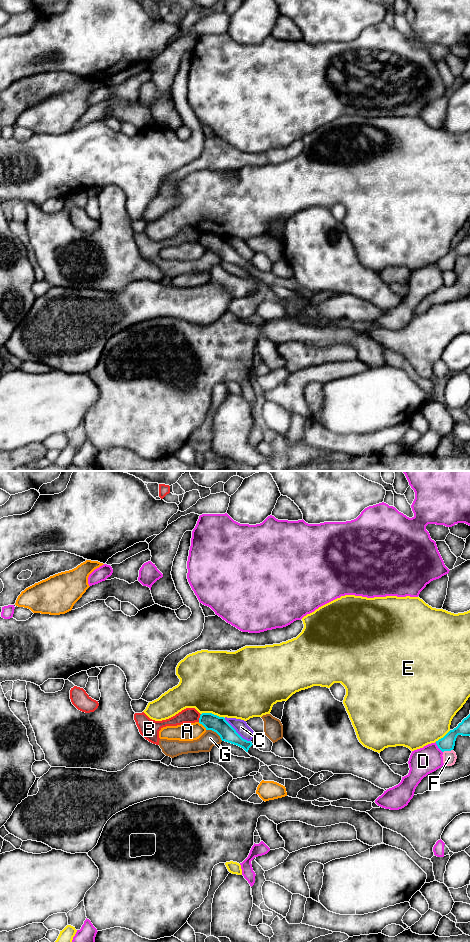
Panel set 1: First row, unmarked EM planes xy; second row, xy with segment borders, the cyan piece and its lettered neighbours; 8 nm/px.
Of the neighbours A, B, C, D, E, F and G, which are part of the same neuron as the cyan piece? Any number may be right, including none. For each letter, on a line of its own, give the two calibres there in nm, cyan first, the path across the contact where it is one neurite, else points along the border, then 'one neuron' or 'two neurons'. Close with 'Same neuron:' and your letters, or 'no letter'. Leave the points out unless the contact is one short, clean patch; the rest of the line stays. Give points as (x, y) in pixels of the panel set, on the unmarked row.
A: 140/140 nm | two neurons
B: 130/130 nm | along xy (201, 234), (198, 241) | two neurons
C: 140/110 nm | two neurons
D: 120/220 nm | two neurons
E: 140/500 nm | two neurons
F: 120/110 nm | two neurons
G: 140/130 nm | along xy (206, 249), (213, 250), (222, 260) | two neurons
Same neuron: no letter

